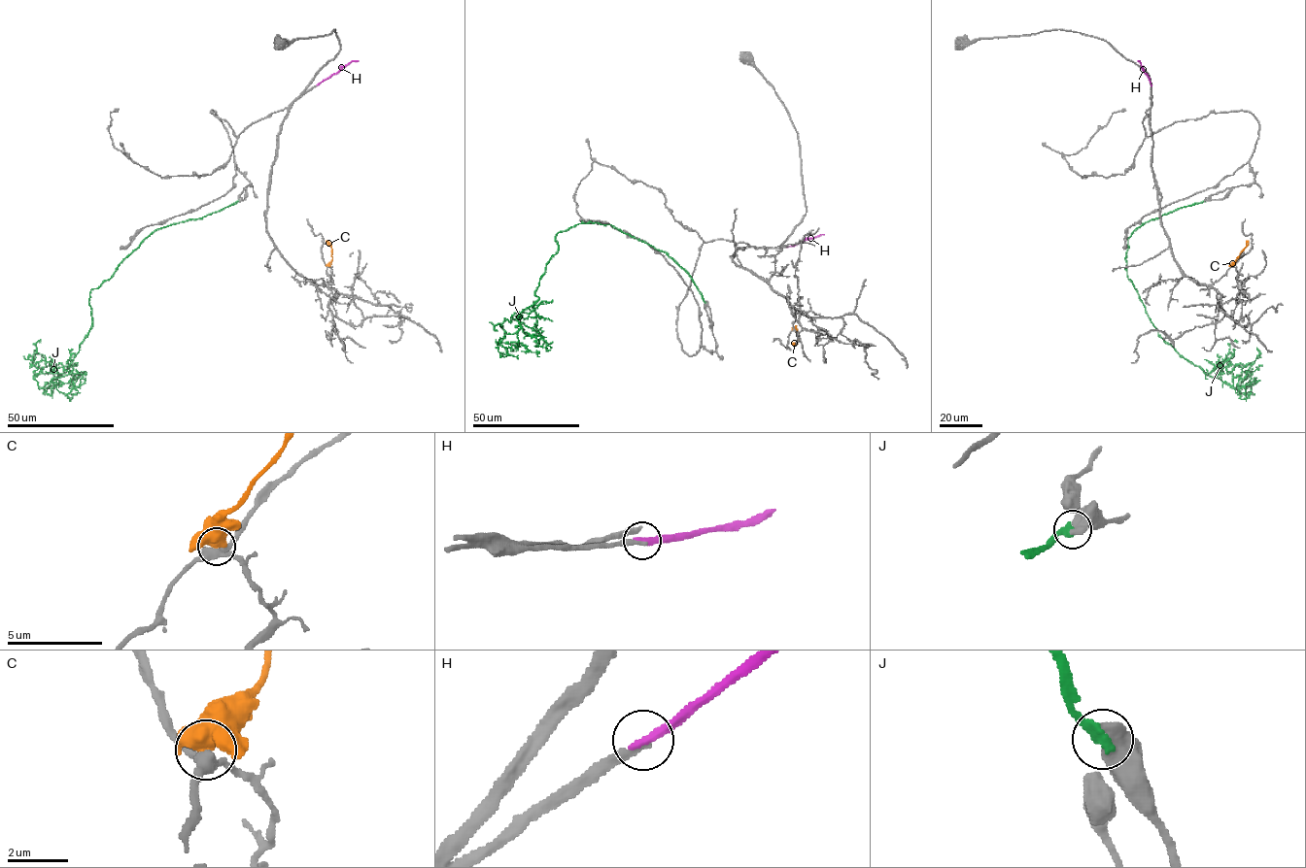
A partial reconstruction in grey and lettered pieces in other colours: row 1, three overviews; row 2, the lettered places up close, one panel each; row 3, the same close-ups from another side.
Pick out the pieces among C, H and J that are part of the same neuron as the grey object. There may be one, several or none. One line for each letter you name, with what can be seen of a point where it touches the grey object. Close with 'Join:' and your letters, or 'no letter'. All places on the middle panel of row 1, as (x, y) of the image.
H: Touches grey at (781, 248)
Join: H

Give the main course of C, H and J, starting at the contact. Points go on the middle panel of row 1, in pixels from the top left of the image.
C: (794, 329), (798, 332), (798, 341), (792, 344)
H: (781, 248), (824, 234)
J: (705, 301), (665, 252), (579, 223), (556, 234), (538, 298), (499, 340), (509, 354)

